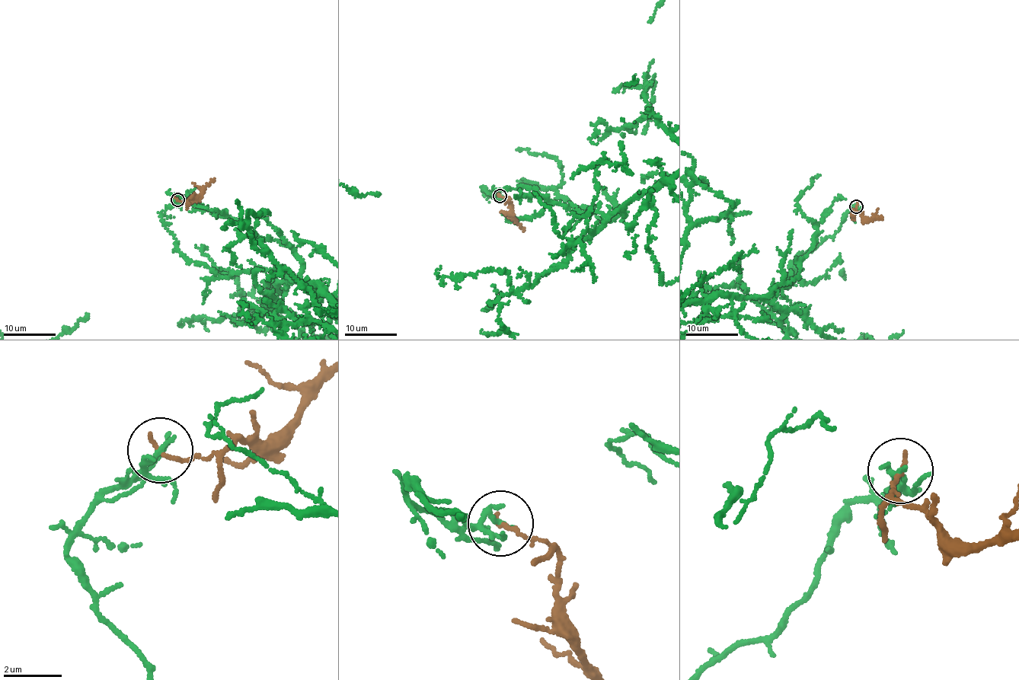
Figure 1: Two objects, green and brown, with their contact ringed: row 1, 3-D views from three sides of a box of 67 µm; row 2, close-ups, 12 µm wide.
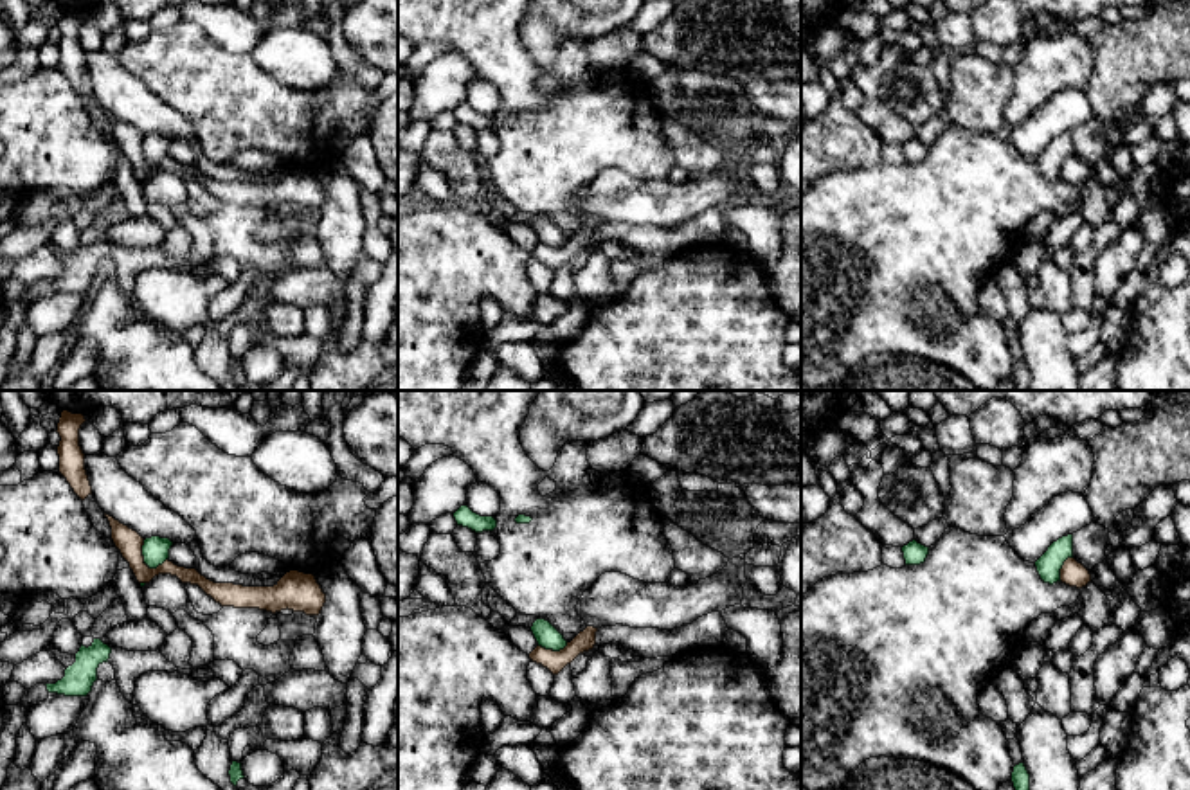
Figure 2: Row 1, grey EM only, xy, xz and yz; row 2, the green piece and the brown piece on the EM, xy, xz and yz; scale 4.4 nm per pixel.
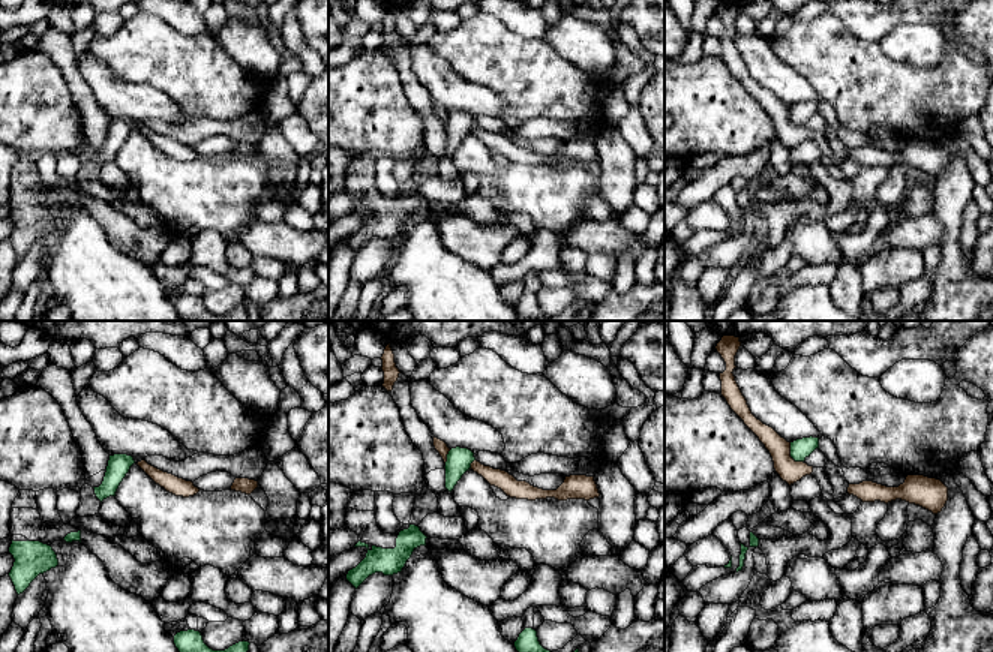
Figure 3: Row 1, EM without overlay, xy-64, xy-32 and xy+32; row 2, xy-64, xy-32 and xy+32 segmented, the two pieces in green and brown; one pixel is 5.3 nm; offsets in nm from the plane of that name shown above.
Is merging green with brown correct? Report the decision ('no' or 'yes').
no

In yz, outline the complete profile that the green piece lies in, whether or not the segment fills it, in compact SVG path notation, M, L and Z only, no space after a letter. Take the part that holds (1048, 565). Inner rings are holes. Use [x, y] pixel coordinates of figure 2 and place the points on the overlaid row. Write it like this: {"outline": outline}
{"outline": "M1073 534L1053 542L1048 551L1035 561L1041 579L1050 585L1060 581L1060 569L1068 558L1073 558Z"}

